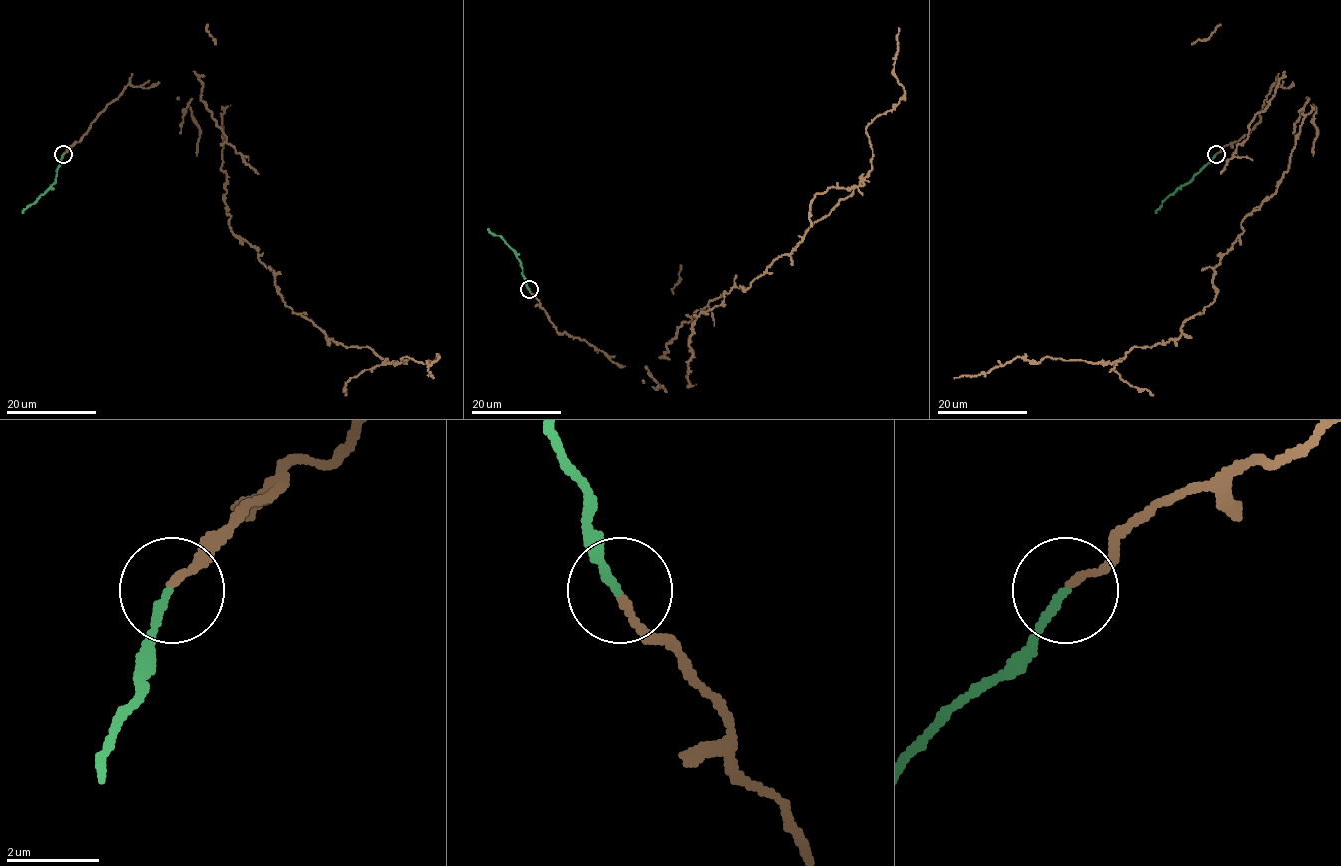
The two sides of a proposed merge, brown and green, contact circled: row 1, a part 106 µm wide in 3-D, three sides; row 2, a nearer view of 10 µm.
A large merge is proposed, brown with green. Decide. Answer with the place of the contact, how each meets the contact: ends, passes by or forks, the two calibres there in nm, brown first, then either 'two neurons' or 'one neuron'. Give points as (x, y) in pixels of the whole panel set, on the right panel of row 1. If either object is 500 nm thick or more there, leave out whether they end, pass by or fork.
at (1216, 154); brown ends there; green ends there; 150 nm thick on the brown side, 180 nm on the other; two neurons

